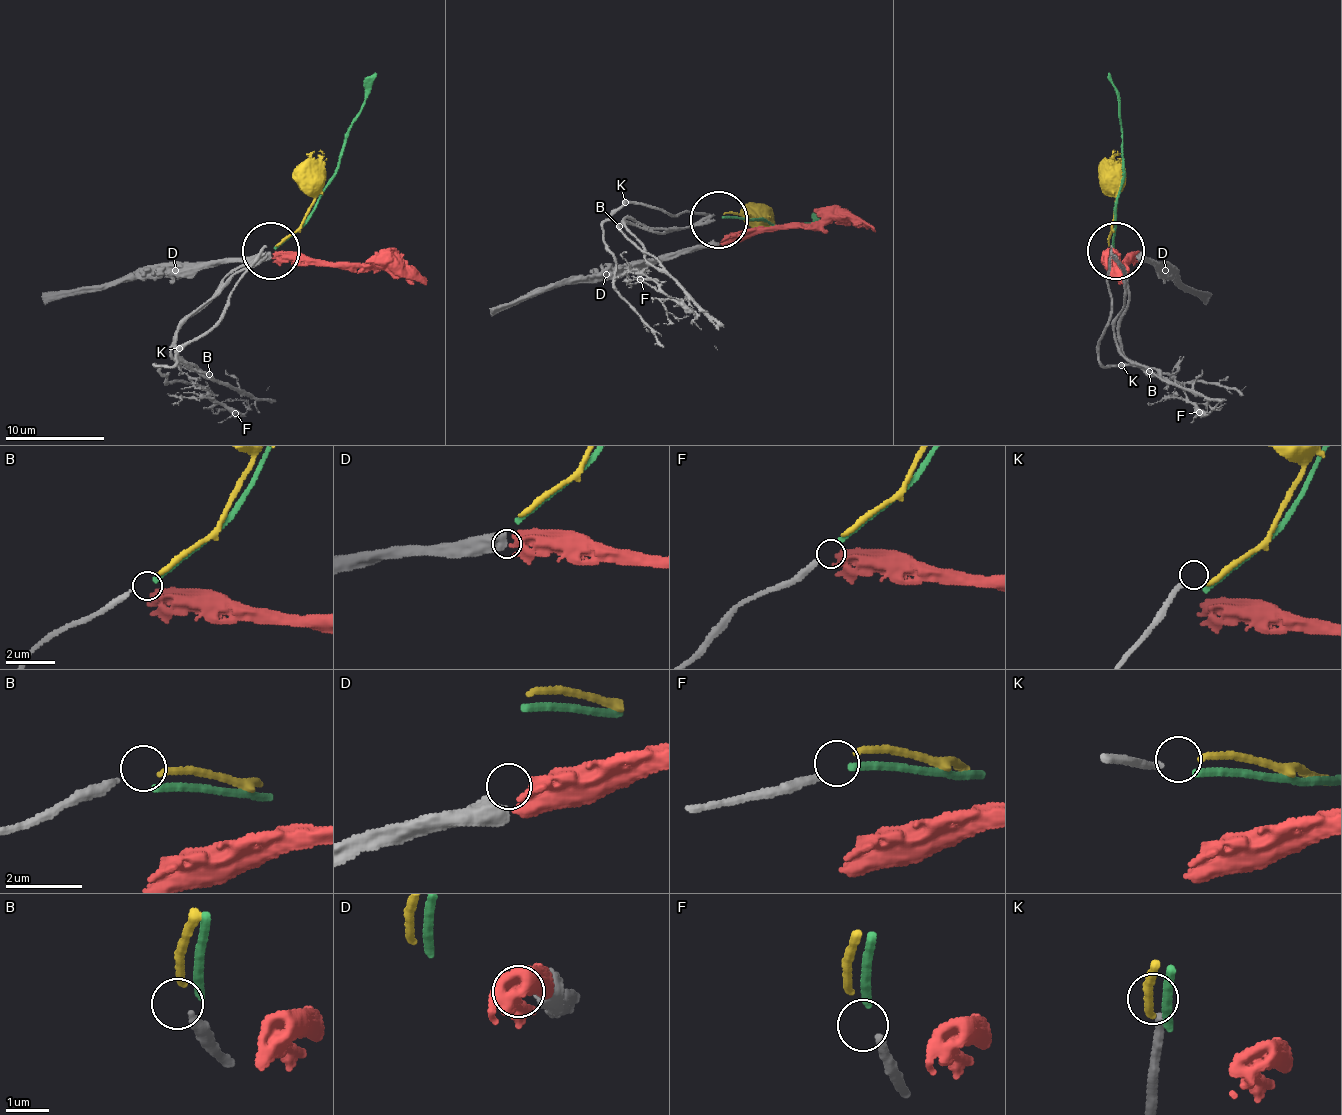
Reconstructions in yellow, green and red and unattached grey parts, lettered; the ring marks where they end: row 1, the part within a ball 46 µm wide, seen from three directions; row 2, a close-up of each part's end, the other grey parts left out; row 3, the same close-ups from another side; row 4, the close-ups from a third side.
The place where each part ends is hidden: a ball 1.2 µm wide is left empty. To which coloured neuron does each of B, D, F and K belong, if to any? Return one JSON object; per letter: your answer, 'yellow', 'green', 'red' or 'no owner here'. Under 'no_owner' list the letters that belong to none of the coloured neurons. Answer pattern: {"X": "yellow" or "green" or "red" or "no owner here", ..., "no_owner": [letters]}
{"B": "yellow", "D": "red", "F": "green", "K": "no owner here", "no_owner": ["K"]}

